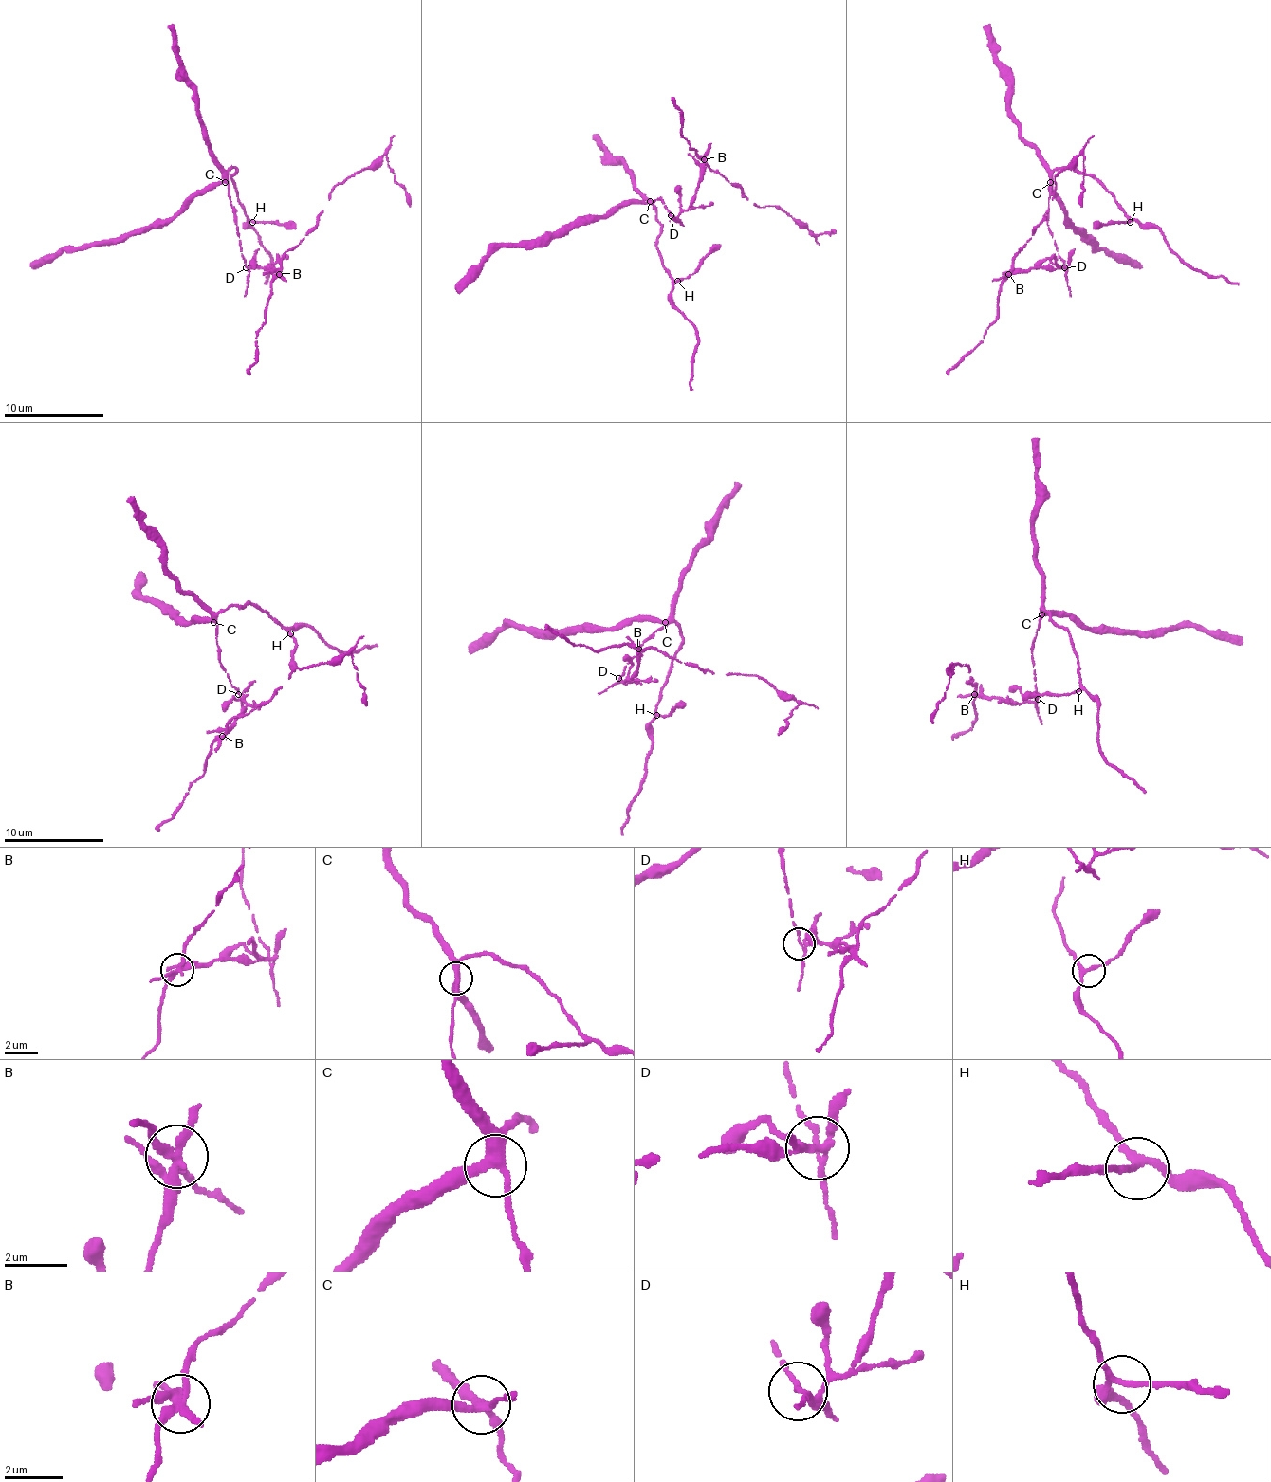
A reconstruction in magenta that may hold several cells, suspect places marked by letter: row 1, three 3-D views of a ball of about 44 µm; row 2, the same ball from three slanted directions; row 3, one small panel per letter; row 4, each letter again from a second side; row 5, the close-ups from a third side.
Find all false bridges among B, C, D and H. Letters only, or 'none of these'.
B, D

